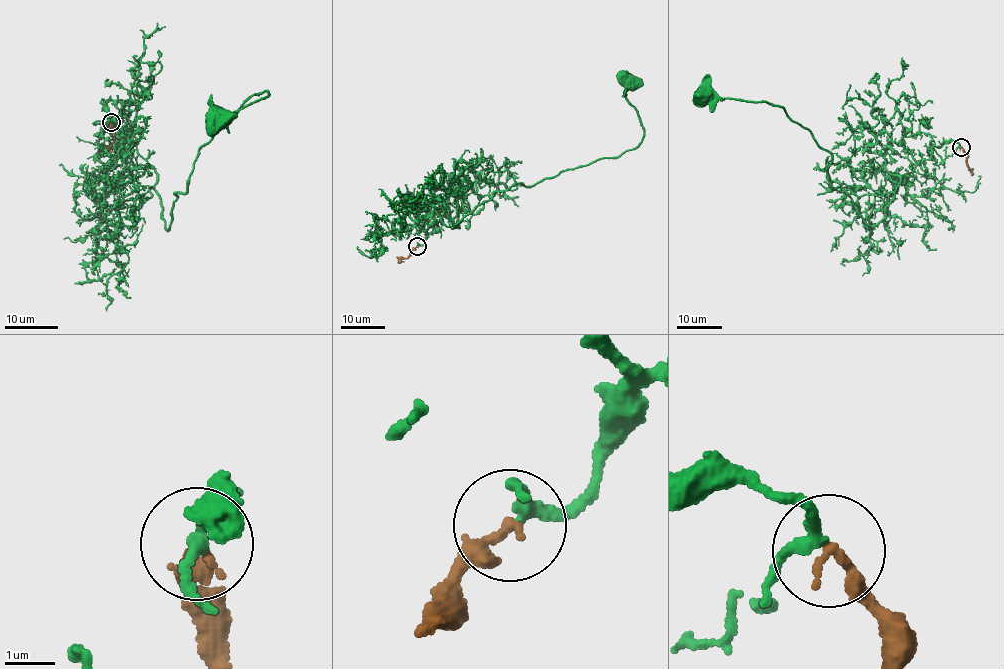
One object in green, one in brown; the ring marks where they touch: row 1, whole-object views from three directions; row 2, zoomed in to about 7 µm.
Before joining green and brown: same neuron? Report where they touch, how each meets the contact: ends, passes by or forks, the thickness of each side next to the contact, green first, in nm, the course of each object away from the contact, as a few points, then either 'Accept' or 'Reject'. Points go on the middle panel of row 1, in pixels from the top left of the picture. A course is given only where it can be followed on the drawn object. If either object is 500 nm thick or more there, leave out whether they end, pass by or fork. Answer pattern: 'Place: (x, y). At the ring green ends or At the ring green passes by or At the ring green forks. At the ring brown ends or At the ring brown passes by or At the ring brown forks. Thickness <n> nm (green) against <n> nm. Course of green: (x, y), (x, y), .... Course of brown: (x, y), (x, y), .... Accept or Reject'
Place: (417, 246). At the ring green passes by. At the ring brown ends. Thickness 220 nm (green) against 260 nm. Course of green: (417, 245), (422, 221), (435, 231), (429, 203), (453, 228), (496, 191), (632, 150), (644, 128), (625, 82). Course of brown: (417, 246), (401, 262). Accept

